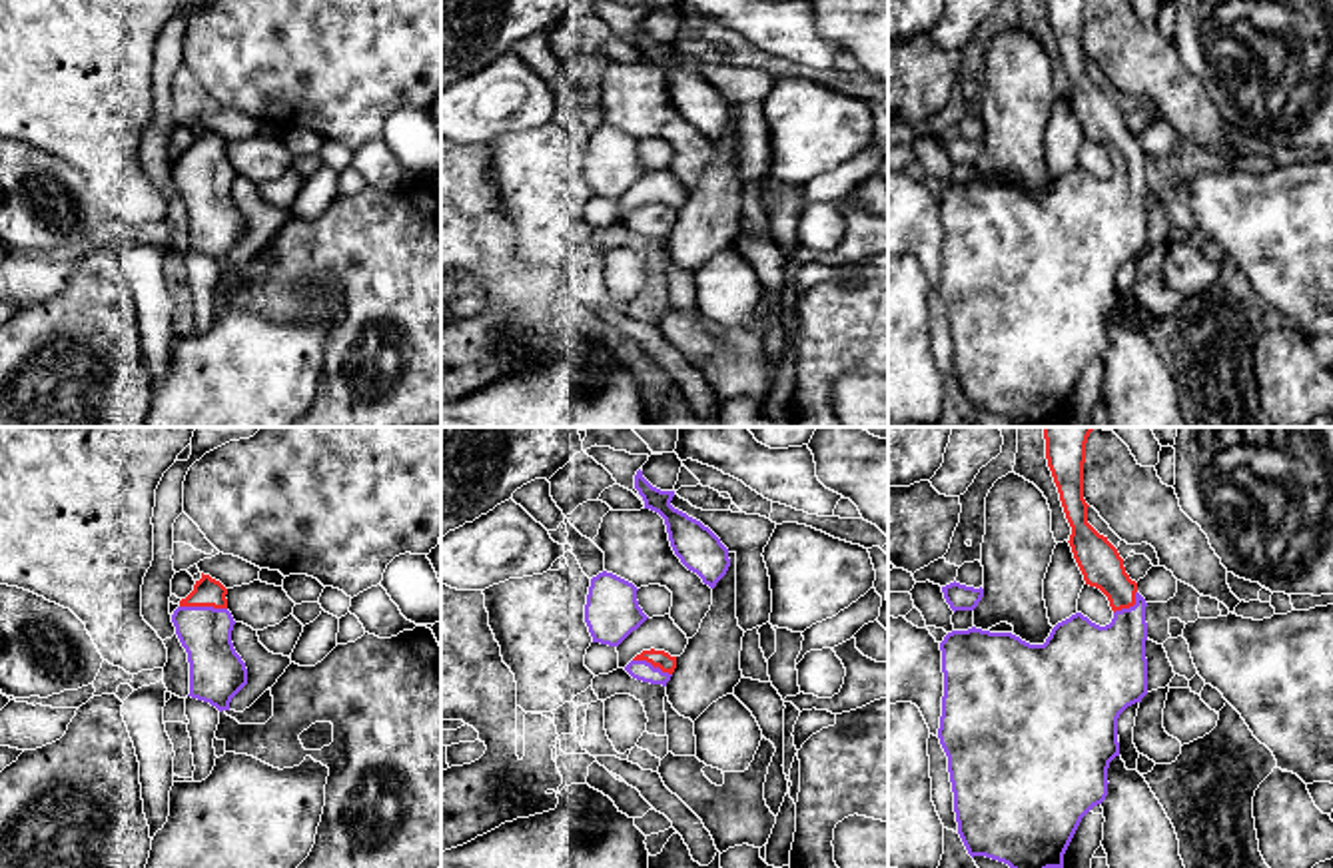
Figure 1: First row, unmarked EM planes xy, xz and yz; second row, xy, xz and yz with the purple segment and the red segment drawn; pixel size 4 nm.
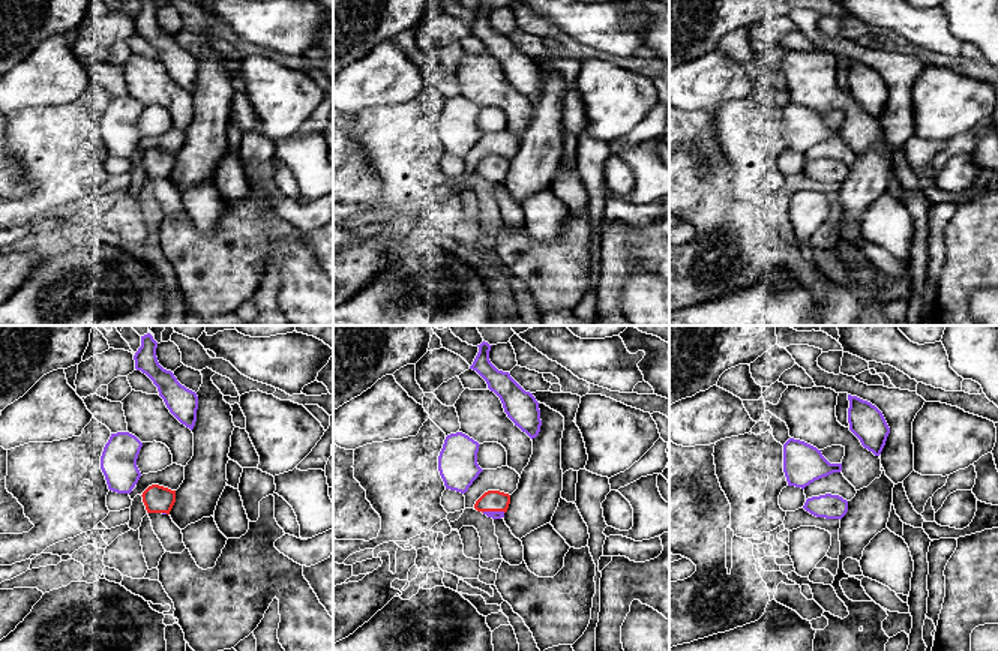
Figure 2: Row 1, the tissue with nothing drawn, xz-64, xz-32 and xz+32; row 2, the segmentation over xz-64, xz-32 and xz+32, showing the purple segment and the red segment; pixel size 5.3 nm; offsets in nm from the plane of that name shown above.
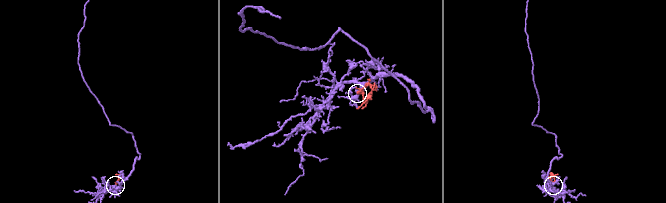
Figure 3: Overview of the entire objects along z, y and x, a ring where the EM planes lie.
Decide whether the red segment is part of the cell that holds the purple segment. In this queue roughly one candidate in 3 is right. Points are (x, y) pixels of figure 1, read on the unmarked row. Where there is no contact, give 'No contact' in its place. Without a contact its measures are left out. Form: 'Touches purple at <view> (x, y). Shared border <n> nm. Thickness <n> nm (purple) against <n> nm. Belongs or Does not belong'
Touches purple at xy (204, 160). Shared border 190 nm. Thickness 200 nm (purple) against 120 nm. Belongs

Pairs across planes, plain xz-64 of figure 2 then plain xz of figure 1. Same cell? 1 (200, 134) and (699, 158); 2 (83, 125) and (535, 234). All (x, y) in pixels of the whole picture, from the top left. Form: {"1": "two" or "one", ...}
{"1": "two", "2": "one"}

